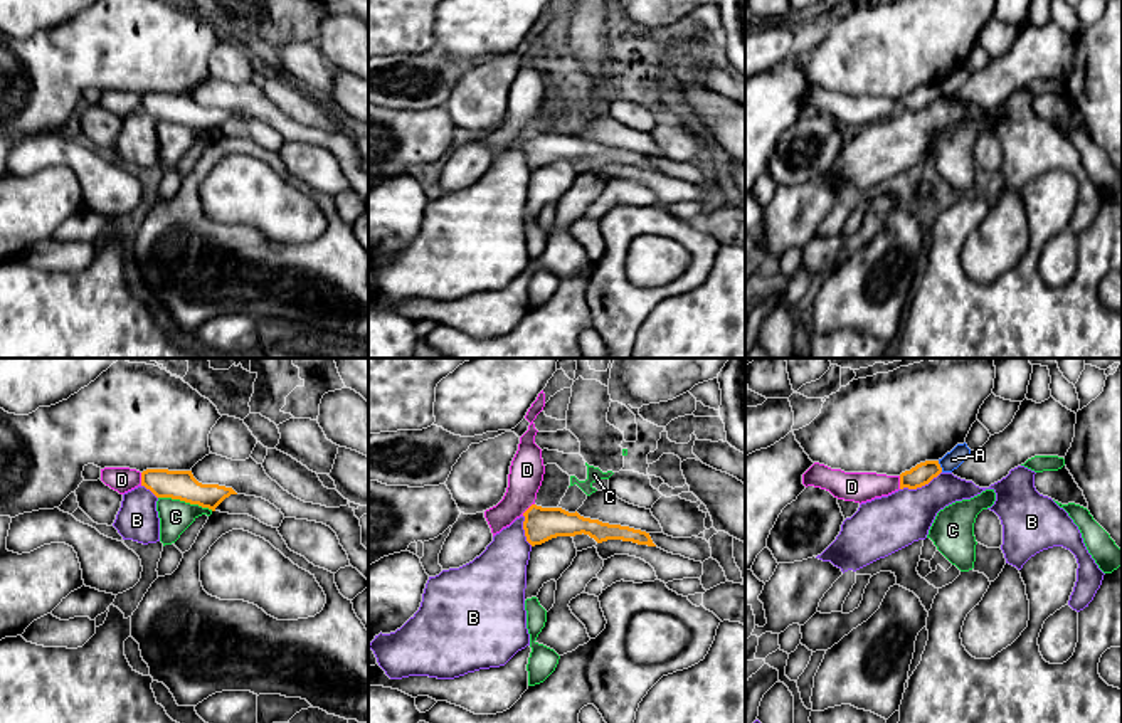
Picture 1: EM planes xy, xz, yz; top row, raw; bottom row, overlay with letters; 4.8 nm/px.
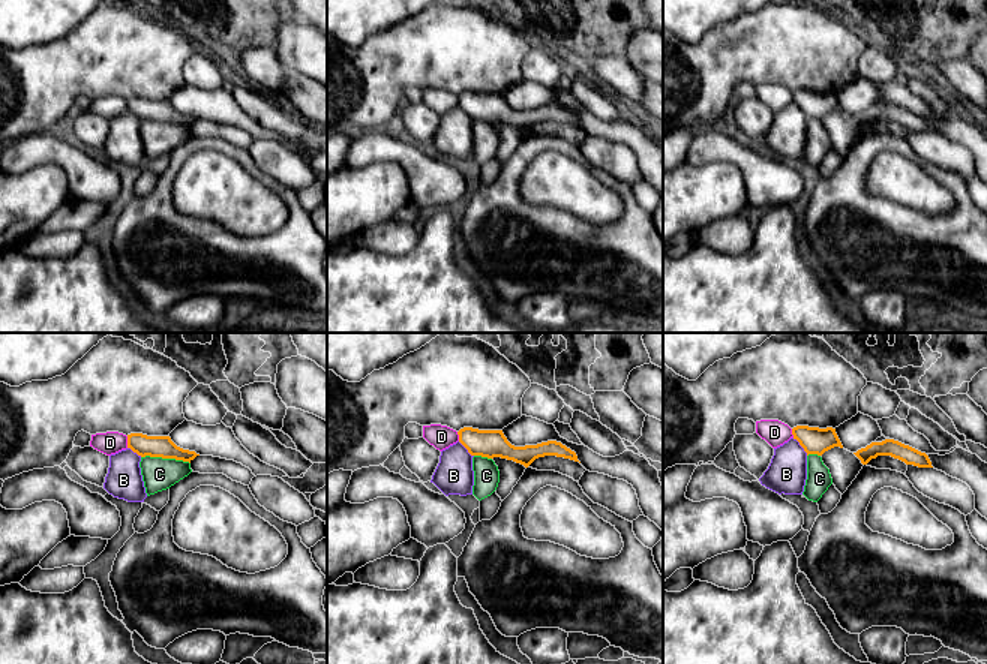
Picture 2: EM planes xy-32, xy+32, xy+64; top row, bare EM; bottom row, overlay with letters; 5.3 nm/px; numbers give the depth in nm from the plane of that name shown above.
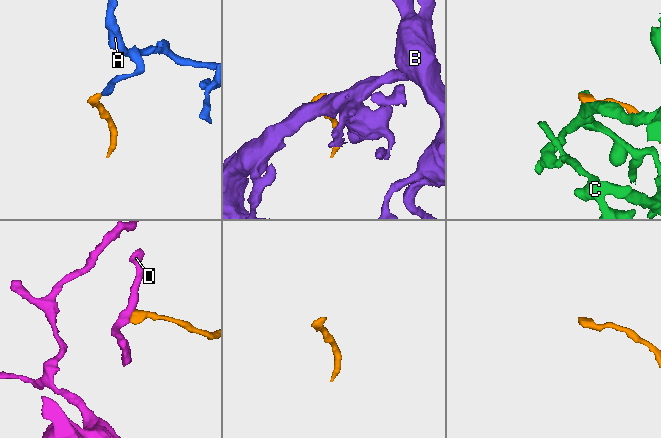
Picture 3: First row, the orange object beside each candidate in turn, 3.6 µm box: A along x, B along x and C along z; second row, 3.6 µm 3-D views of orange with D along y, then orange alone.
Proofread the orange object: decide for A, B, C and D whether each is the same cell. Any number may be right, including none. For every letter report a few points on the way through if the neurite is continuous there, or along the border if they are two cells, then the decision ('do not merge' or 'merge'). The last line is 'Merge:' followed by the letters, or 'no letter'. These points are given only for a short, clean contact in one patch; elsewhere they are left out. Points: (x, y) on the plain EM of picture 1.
A: border along yz (937, 84), (942, 94); do not merge
B: border along yz (941, 94), (920, 110), (900, 113); do not merge
C: border along xy (158, 120), (184, 123), (212, 133); do not merge
D: border along xz (534, 126), (522, 138); do not merge
Merge: no letter

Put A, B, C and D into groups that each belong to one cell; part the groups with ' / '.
A / B / C / D

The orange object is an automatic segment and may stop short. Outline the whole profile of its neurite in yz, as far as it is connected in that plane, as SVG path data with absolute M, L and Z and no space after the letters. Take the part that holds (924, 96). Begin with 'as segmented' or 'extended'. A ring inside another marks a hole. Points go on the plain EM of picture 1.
as segmented | M925 84L900 98L900 113L917 113L929 108L942 96L939 84Z

